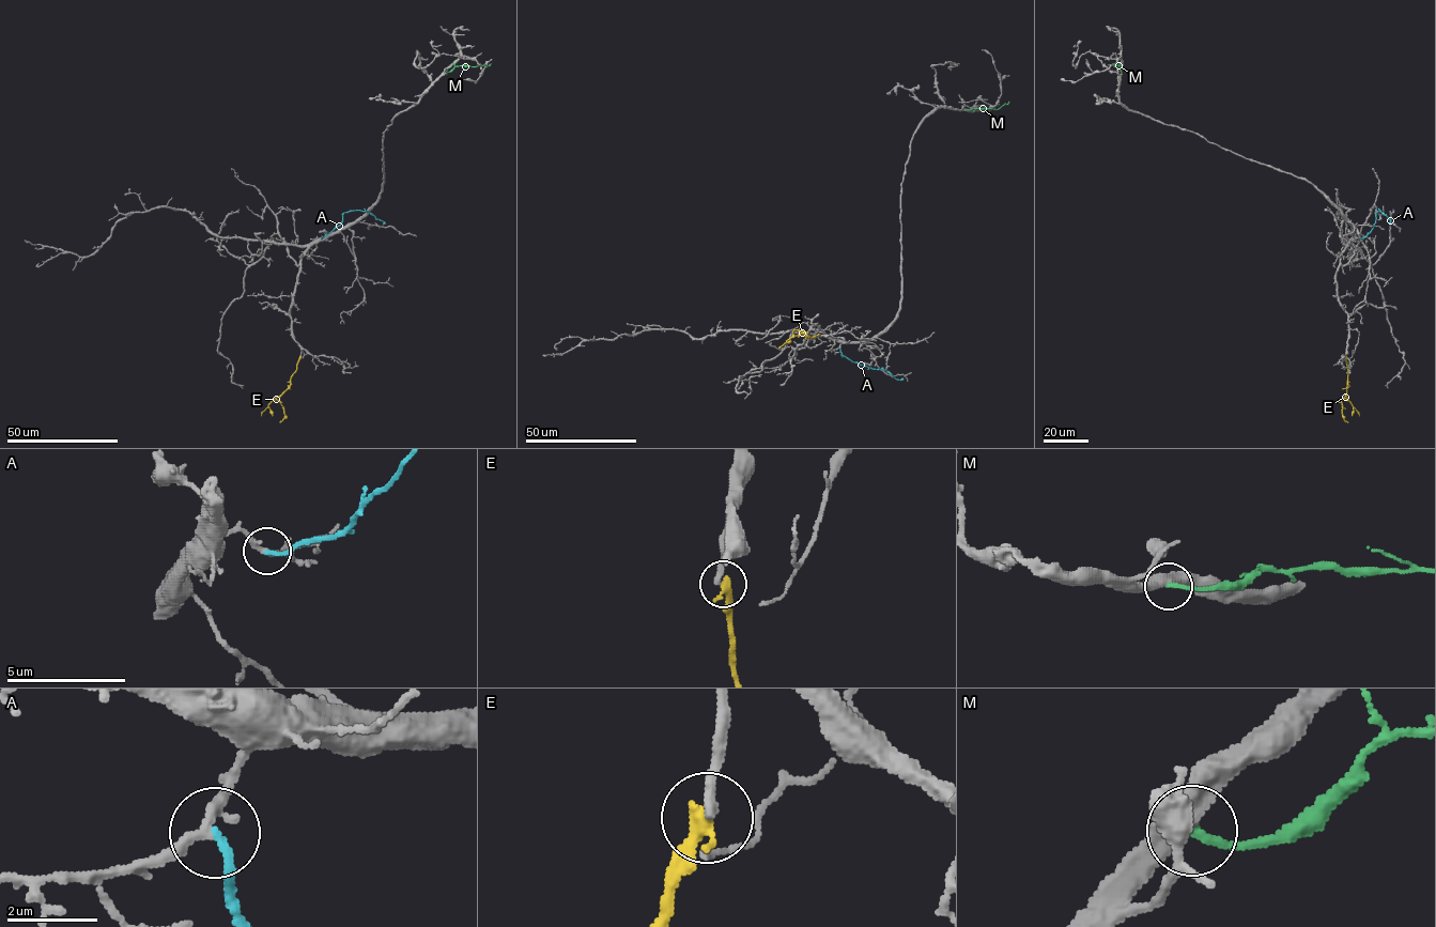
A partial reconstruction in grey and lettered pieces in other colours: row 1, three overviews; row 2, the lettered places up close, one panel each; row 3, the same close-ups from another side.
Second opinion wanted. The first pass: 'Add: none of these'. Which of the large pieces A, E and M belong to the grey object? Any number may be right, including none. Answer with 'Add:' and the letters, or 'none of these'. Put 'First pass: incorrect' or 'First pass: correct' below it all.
Add: none of these
First pass: correct

